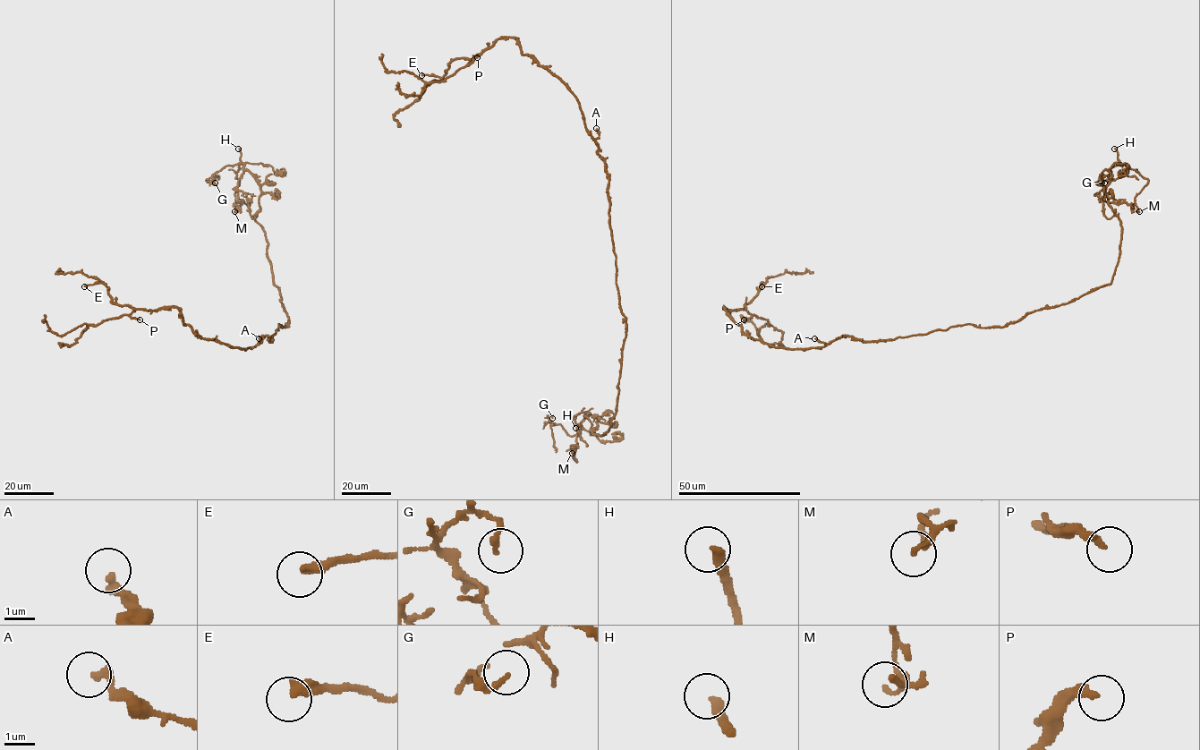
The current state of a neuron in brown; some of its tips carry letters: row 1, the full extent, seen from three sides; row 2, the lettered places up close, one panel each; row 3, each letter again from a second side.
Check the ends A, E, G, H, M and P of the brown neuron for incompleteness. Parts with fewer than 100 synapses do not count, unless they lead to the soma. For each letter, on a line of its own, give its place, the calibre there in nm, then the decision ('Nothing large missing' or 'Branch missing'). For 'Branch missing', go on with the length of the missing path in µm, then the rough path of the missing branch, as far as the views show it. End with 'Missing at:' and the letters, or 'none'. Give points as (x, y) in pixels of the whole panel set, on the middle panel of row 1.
A: Place: (596, 128). Thickness 300 nm. Nothing large missing
E: Place: (421, 75). Thickness 360 nm. Nothing large missing
G: Place: (552, 418). Thickness 170 nm. Nothing large missing
H: Place: (575, 428). Thickness 280 nm. Branch missing. Missing length about 50 µm. Course of what is missing: (575, 428), (591, 420), (613, 415), (657, 413), (659, 416)
M: Place: (572, 453). Thickness 130 nm. Nothing large missing
P: Place: (477, 57). Thickness 280 nm. Nothing large missing
Missing at: H

